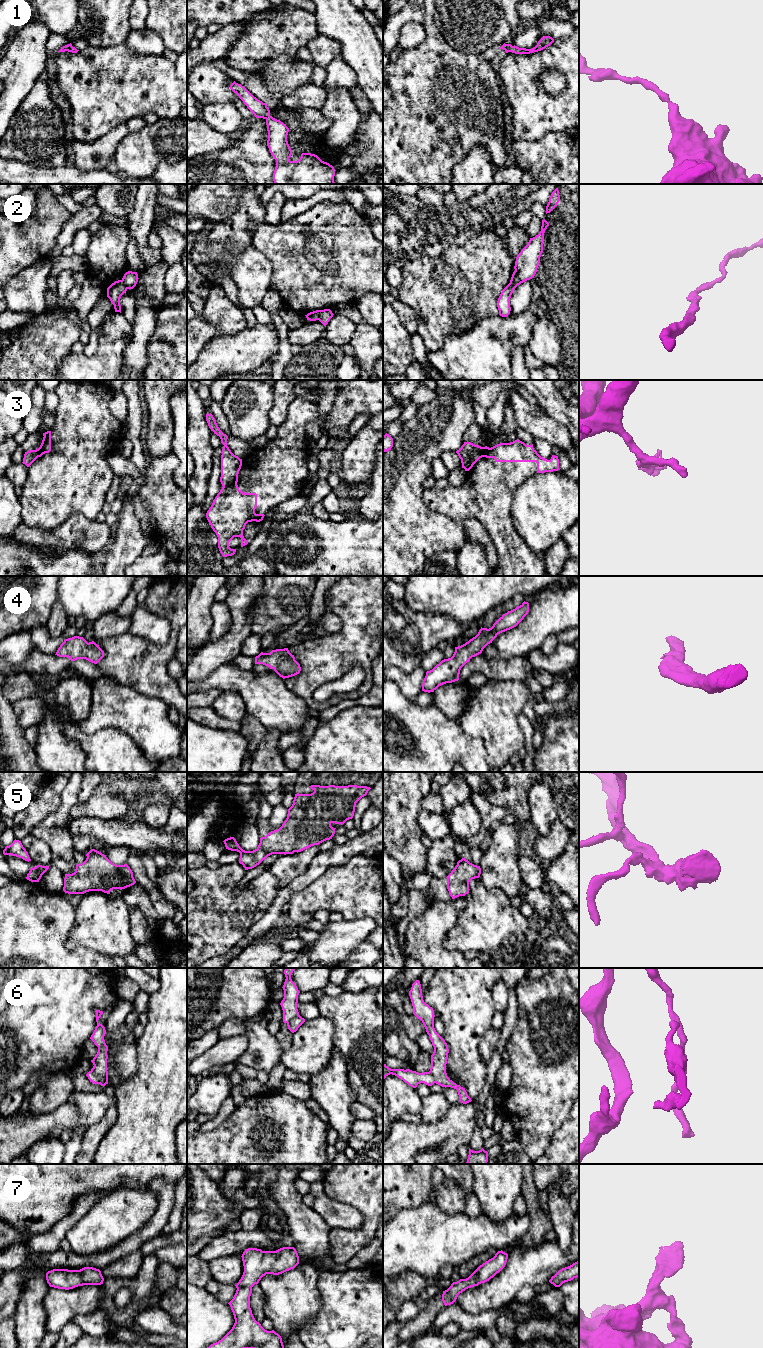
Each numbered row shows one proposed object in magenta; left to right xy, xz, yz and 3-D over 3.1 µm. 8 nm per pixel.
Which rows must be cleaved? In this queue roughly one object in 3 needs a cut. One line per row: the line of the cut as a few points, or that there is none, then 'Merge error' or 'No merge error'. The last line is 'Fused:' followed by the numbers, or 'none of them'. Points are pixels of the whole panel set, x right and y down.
1: No split. No merge error
2: Split along xz (321, 310), (317, 319). Merge error
3: Split along xz (237, 476), (231, 483), (223, 487). Merge error
4: No split. No merge error
5: No split. No merge error
6: Split along xy (91, 1070), (99, 1083). Merge error
7: No split. No merge error
Fused: 2, 3, 6

